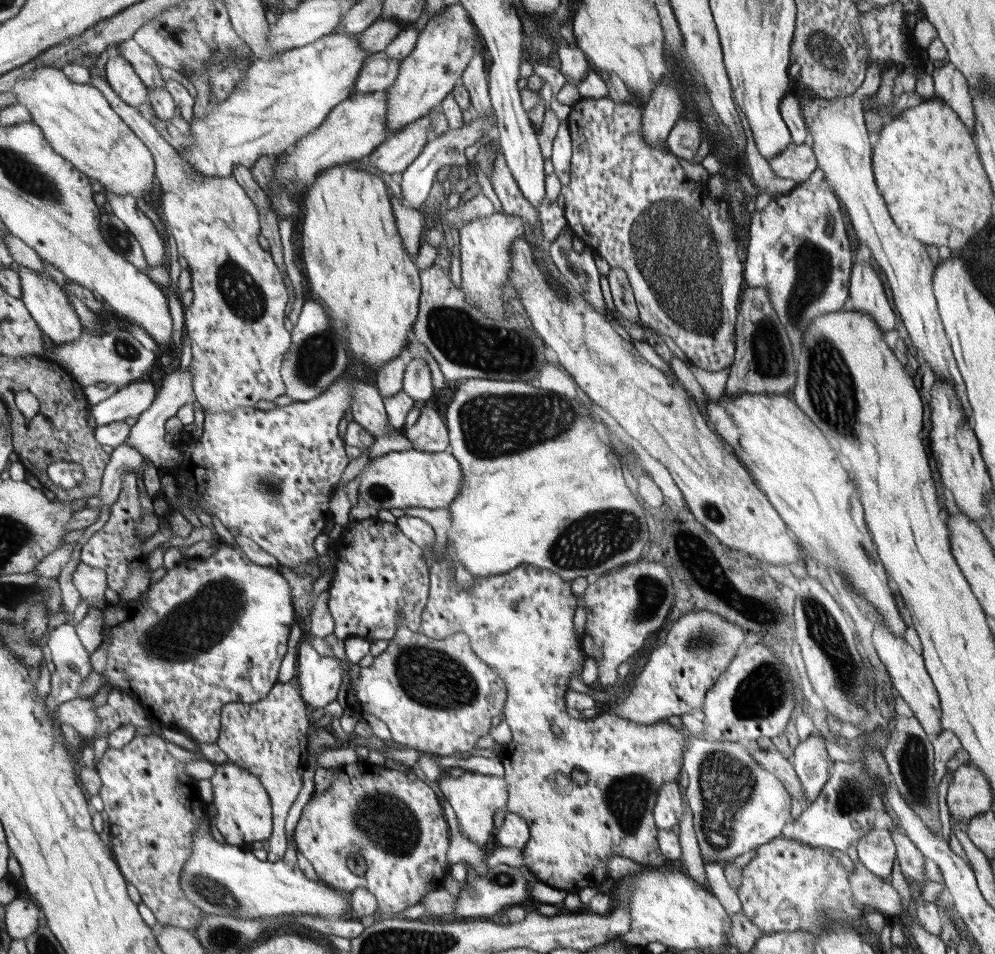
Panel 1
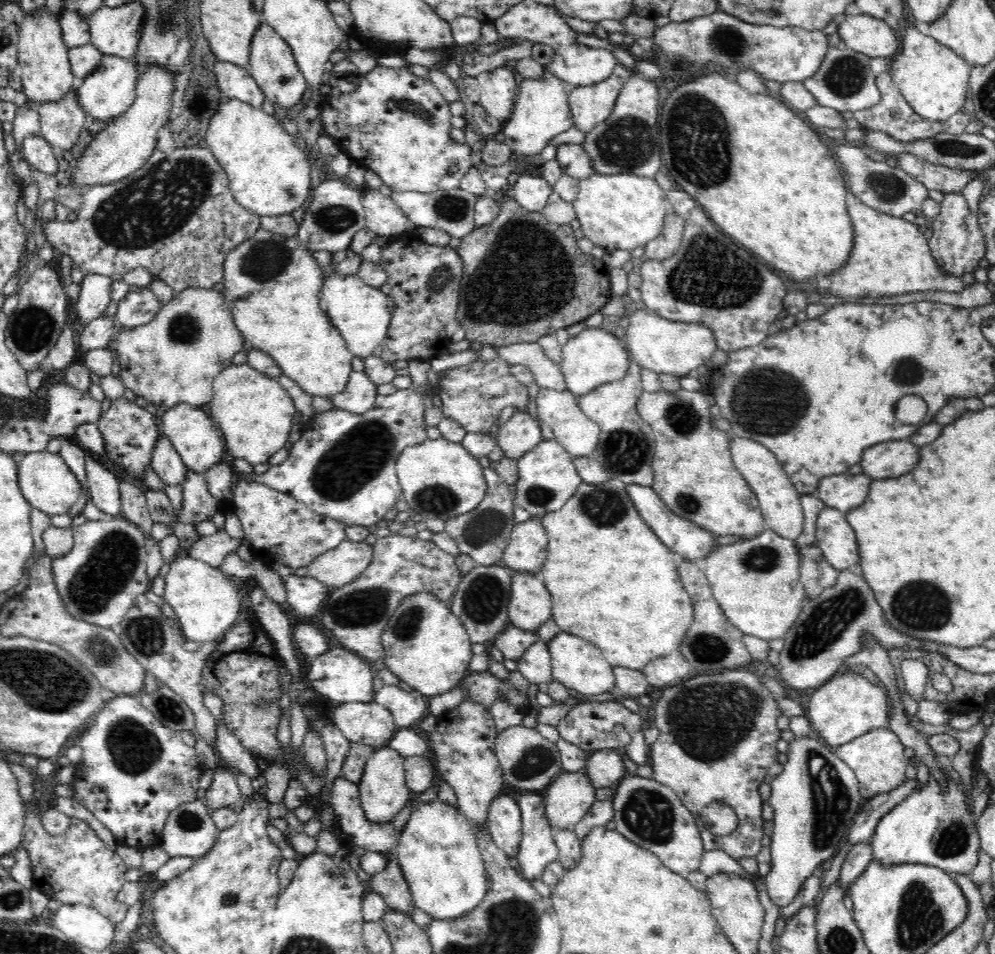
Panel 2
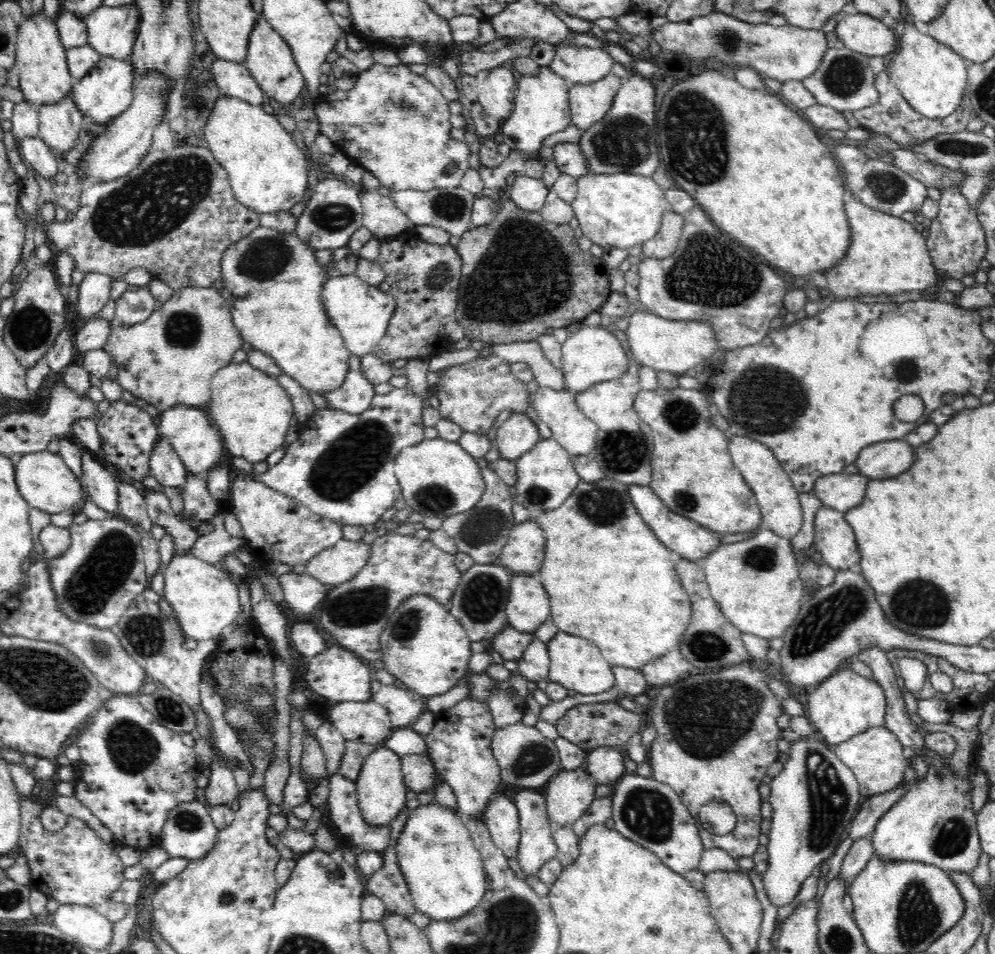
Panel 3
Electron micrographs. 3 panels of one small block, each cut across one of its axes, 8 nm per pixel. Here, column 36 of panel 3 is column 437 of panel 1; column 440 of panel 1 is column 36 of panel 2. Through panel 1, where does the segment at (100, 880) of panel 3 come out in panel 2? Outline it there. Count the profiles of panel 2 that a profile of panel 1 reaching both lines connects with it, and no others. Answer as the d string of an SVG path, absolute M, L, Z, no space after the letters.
M34 804L32 808L24 808L22 816L22 838L20 846L28 852L34 872L34 888L44 892L50 900L62 902L62 906L88 906L94 908L98 914L108 918L114 926L124 922L128 916L130 906L116 900L118 892L122 892L126 884L126 864L122 858L112 852L90 828L90 824L70 818L70 826L58 834L52 836L40 818L40 808Z

